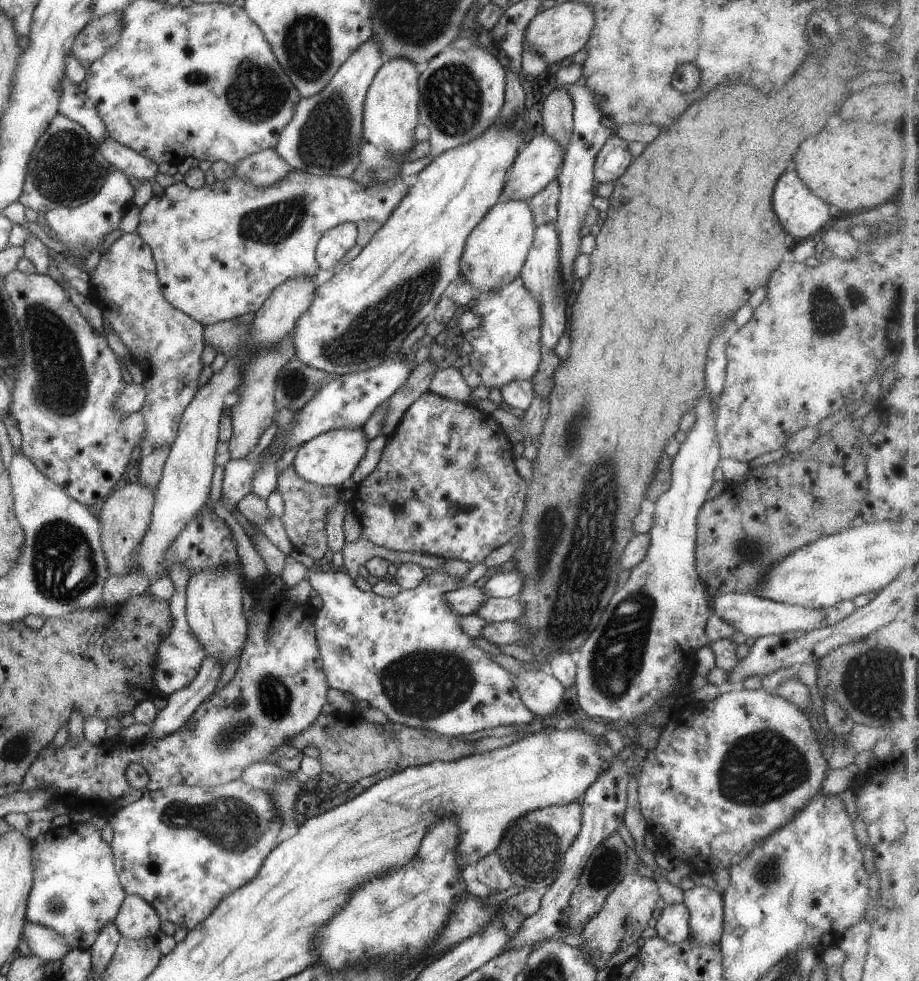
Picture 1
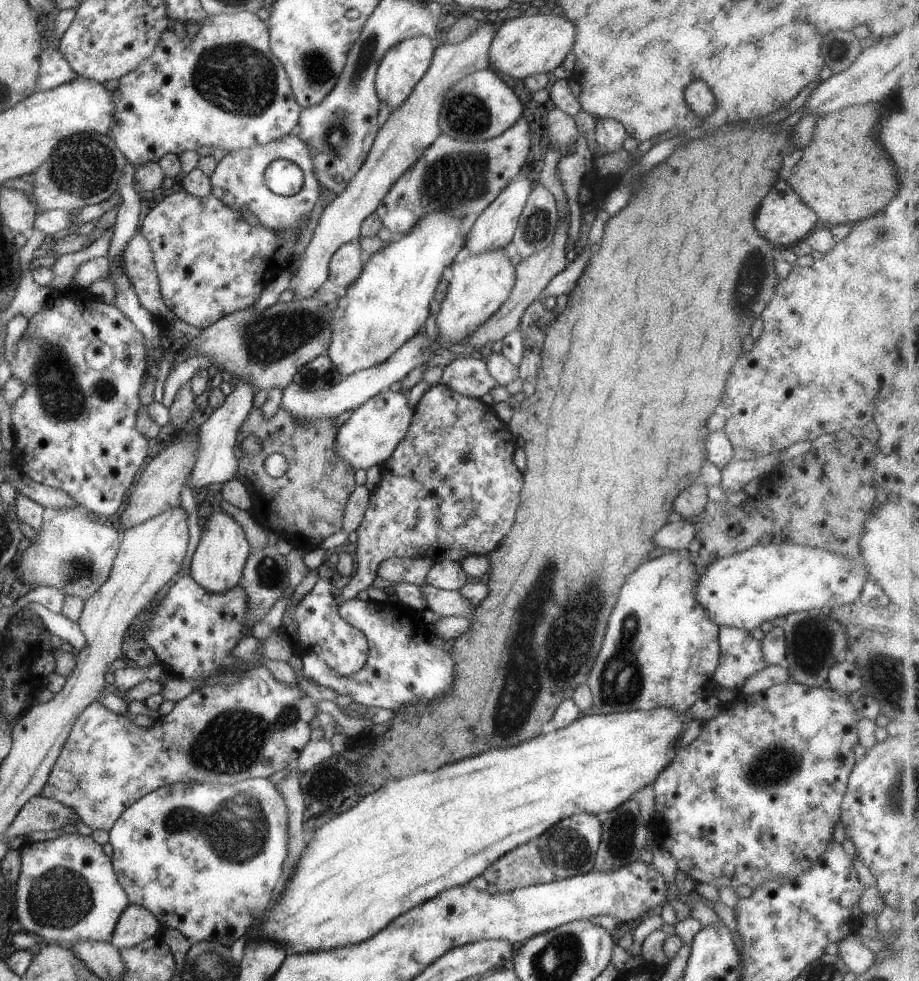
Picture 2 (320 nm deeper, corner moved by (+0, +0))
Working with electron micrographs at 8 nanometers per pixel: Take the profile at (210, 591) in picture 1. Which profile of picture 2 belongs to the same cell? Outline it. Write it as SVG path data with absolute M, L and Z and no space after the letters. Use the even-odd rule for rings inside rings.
M220 510L212 512L201 527L202 535L192 555L188 574L204 592L225 592L240 582L242 570L250 554L249 544L241 526L231 516Z

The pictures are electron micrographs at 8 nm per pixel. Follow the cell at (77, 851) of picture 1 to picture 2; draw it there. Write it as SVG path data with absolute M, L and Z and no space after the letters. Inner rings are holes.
M63 833L55 839L47 839L43 841L26 841L20 846L20 870L15 885L15 900L17 904L17 906L15 906L15 912L18 922L21 924L25 932L39 935L46 944L58 942L77 942L83 940L109 943L109 940L111 940L111 934L113 934L113 928L115 928L115 924L117 924L117 919L121 916L123 909L127 908L130 903L127 895L123 892L123 888L121 888L117 882L117 876L115 876L115 872L113 872L111 858L103 853L101 847L102 846L95 843L90 836L83 836L79 833Z

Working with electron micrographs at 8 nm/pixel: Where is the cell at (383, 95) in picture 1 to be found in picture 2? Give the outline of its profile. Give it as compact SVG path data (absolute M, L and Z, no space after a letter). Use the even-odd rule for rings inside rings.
M427 35L407 37L392 44L381 57L376 70L374 87L378 99L386 102L391 110L399 108L399 105L409 96L415 83L427 70L435 46L435 42Z

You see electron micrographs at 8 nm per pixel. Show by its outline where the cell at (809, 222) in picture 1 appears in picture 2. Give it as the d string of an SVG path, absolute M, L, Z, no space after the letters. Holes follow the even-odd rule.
M777 178L772 186L773 188L769 190L769 194L761 200L753 224L759 232L759 236L769 240L773 248L789 248L791 244L805 238L813 229L817 217L789 186L787 181Z

